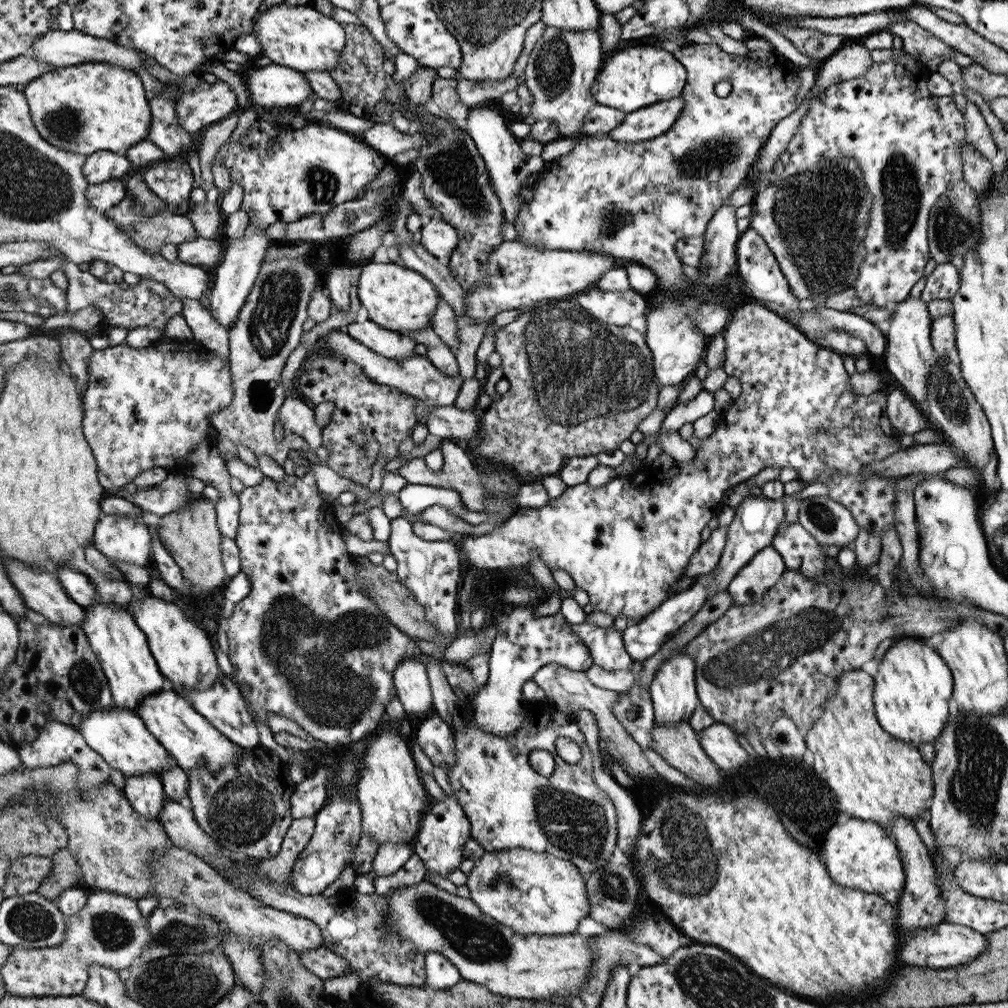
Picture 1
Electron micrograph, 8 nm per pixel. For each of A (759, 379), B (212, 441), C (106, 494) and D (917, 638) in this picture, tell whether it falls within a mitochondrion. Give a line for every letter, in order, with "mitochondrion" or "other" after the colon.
A: other
B: other
C: other
D: other

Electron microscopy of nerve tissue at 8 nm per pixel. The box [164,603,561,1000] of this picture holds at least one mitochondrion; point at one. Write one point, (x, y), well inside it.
(478, 941)

